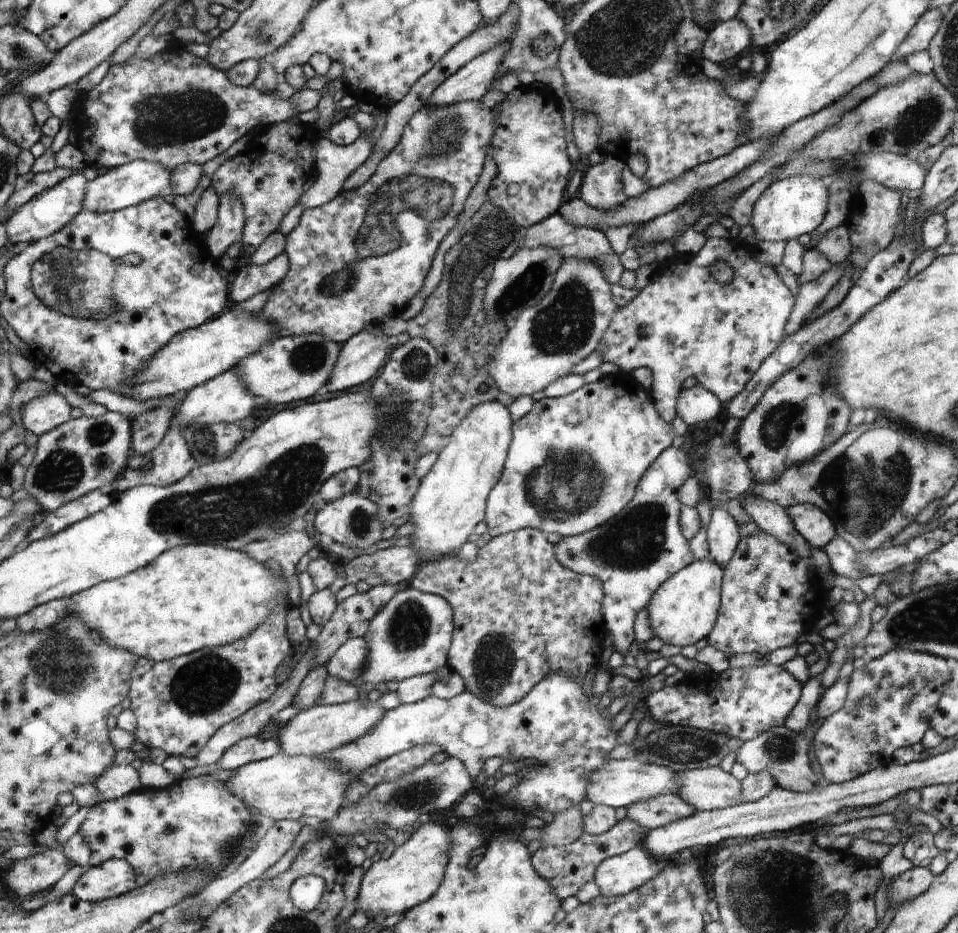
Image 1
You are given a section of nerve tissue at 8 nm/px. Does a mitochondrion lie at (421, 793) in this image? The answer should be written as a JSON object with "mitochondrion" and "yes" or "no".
{"mitochondrion":"yes"}

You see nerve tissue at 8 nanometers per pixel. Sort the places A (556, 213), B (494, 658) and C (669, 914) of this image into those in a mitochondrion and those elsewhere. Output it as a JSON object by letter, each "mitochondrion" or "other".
{"A":"other","B":"mitochondrion","C":"other"}

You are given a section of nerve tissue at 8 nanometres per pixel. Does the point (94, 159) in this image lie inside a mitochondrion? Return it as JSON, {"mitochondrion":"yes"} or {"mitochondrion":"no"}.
{"mitochondrion":"no"}

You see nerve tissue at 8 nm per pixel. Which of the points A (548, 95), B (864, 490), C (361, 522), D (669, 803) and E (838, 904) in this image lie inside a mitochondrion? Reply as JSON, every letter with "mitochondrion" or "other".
{"A":"other","B":"mitochondrion","C":"mitochondrion","D":"other","E":"mitochondrion"}

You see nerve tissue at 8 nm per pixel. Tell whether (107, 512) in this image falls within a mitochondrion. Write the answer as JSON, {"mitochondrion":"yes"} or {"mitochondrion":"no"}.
{"mitochondrion":"no"}

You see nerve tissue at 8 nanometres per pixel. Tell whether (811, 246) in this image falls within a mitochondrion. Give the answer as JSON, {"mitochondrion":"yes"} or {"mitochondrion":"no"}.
{"mitochondrion":"no"}

